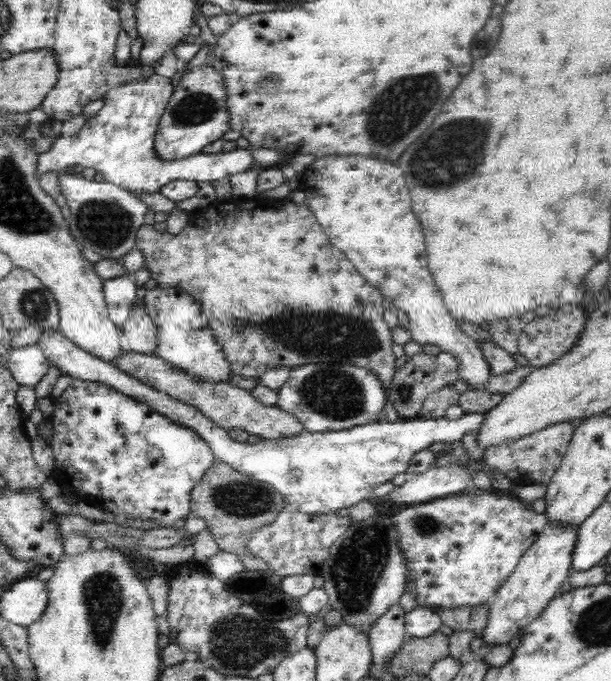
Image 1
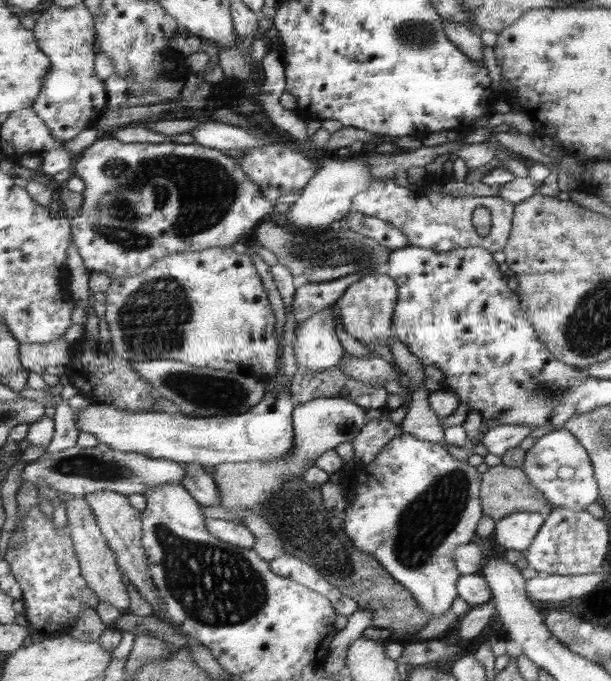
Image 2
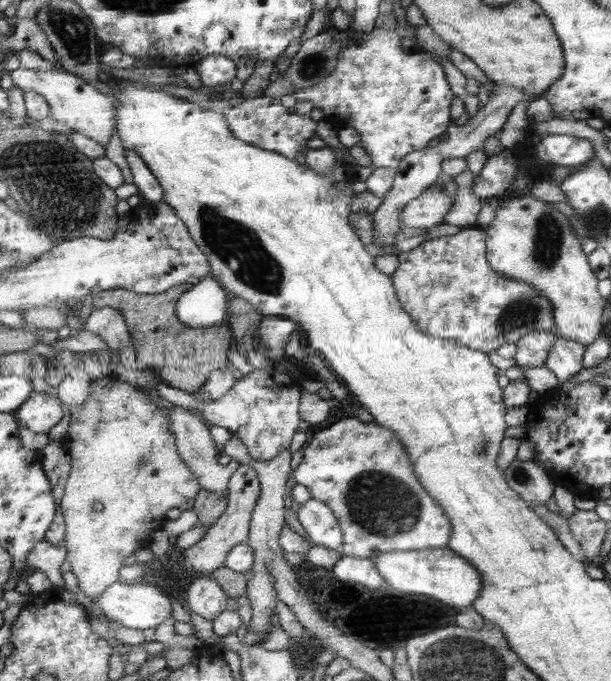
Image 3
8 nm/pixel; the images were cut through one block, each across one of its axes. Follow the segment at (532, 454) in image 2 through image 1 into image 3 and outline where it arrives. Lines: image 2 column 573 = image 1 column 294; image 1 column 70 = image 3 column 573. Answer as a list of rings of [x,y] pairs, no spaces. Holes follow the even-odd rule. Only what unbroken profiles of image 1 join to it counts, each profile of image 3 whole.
[[[556,337],[544,364],[552,372],[556,384],[570,380],[582,369],[584,348],[574,340]]]

